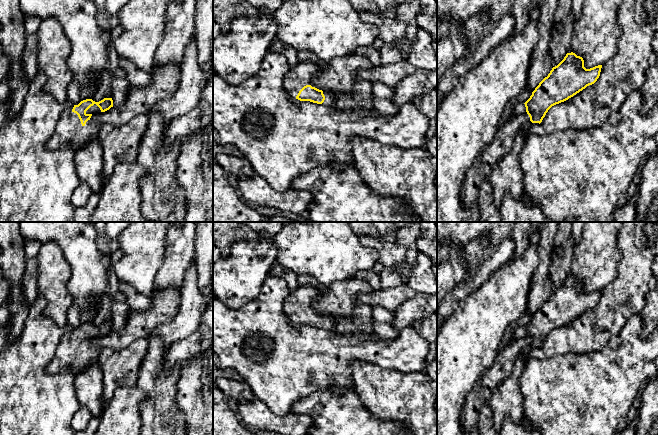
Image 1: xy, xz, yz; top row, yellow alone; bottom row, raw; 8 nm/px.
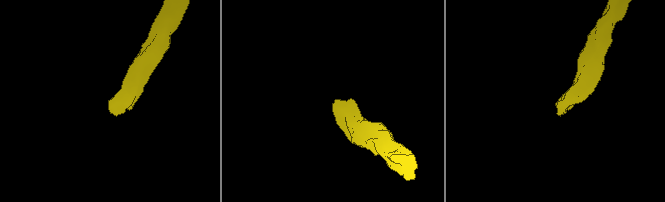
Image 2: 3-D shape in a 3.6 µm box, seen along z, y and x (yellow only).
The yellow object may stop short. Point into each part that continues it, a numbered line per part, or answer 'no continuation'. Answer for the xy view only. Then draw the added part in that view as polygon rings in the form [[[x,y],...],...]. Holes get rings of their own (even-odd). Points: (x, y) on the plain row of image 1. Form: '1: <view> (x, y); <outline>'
1: xy (69, 355); [[[67,329],[64,333],[55,357],[46,367],[48,374],[55,375],[69,369],[76,376],[92,361],[98,359],[102,349],[88,344],[83,350],[78,339],[72,335],[73,331],[73,329]]]

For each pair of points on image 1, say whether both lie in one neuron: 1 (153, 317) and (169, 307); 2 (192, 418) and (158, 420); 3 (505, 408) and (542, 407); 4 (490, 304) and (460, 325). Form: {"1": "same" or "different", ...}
{"1": "same", "2": "different", "3": "different", "4": "same"}

